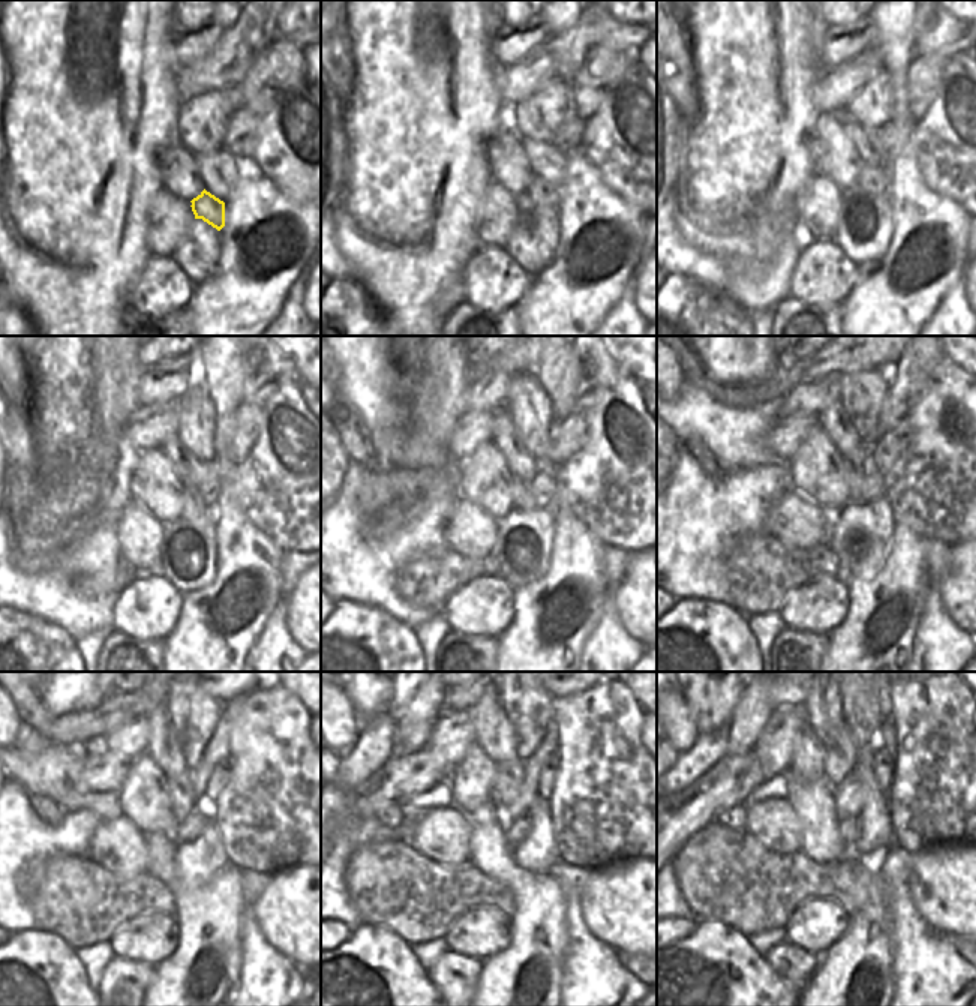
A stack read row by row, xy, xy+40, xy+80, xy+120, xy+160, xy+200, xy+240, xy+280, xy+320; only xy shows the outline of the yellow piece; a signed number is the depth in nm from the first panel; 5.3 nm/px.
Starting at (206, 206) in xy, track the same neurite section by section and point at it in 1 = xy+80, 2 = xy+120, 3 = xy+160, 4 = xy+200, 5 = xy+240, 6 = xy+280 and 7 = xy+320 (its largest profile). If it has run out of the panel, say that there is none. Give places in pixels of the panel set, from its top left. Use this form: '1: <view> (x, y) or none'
1: xy+80 (870, 179)
2: xy+120 (194, 508)
3: xy+160 (522, 498)
4: xy+200 (853, 476)
5: xy+240 (180, 787)
6: xy+280 (508, 775)
7: xy+320 (840, 751)

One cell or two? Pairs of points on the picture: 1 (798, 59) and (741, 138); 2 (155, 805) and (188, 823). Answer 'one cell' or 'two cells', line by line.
1: one cell
2: two cells

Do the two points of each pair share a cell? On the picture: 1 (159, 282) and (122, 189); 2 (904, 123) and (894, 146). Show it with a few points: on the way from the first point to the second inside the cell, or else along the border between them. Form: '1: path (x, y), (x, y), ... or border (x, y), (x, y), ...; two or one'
1: border (150, 255), (132, 288); two
2: path (898, 129), (894, 140); one

